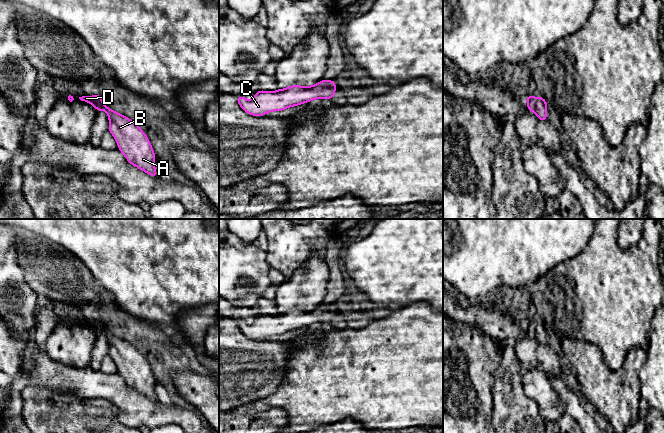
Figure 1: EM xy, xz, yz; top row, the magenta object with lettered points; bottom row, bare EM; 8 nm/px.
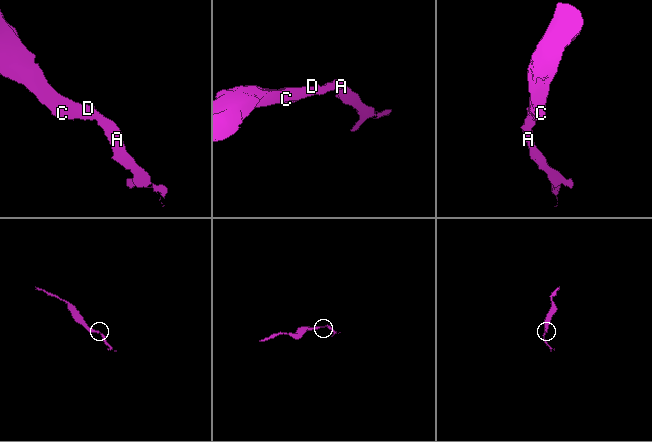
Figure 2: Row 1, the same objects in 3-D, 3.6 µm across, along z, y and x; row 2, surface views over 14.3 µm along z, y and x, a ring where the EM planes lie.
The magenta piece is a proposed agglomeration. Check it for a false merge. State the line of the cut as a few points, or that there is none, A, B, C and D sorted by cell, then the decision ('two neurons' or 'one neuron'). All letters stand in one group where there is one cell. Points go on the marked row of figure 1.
no cut; A B C D; one neuron

